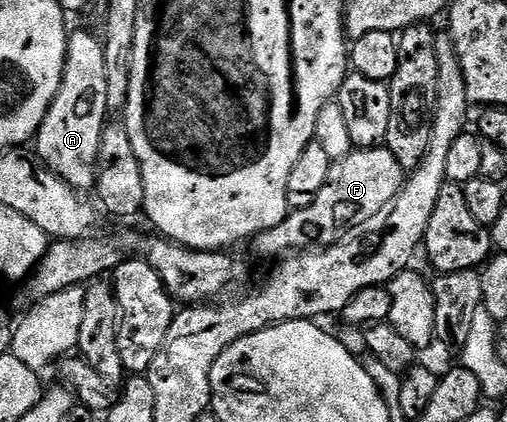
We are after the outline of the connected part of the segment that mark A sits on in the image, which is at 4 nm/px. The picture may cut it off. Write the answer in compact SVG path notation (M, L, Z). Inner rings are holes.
M70 30L67 57L59 93L43 117L43 125L35 136L35 154L49 170L78 193L94 186L97 178L99 145L110 114L107 105L105 44L89 31Z

